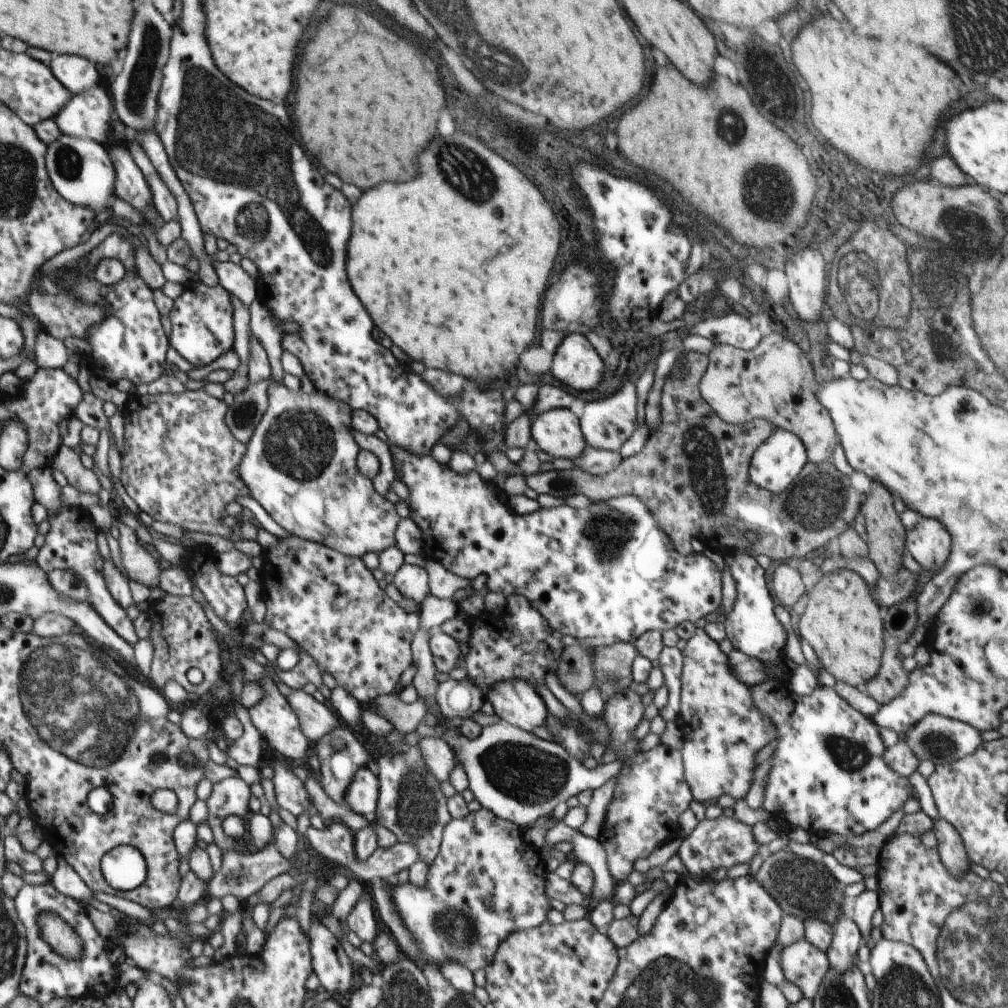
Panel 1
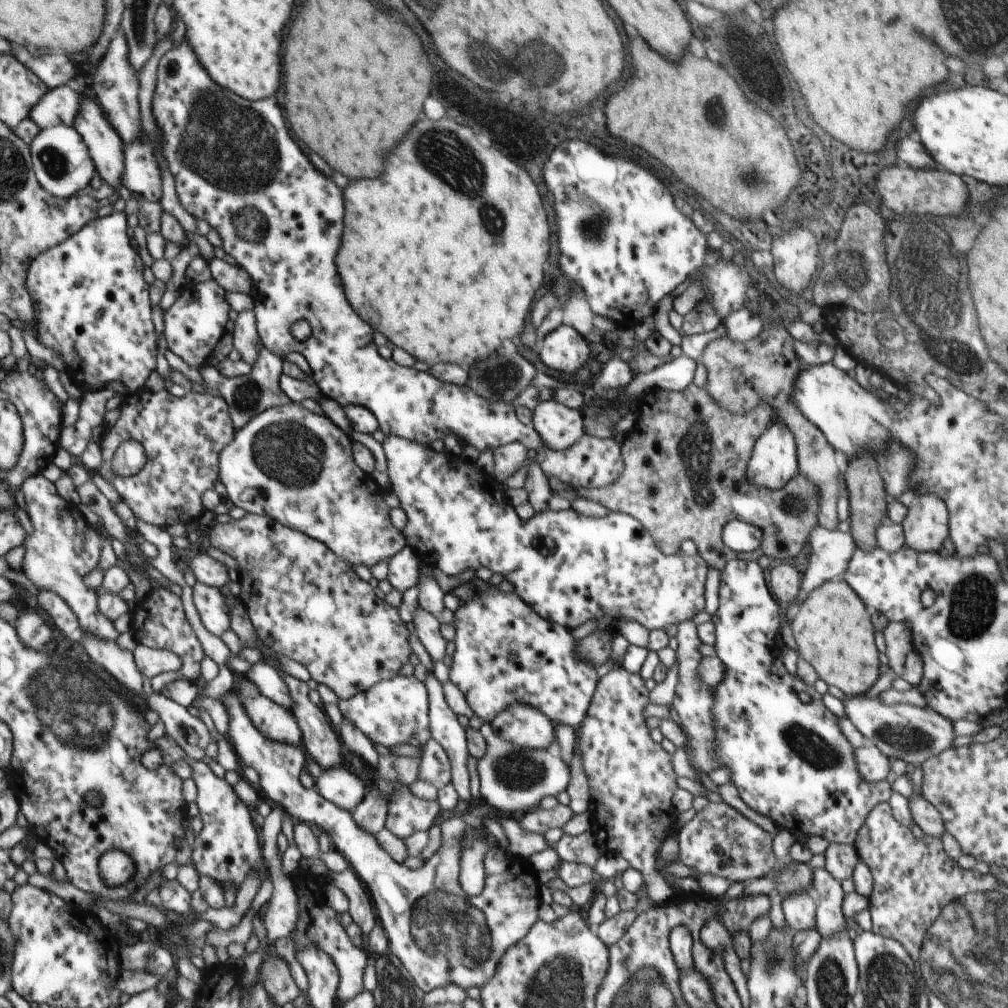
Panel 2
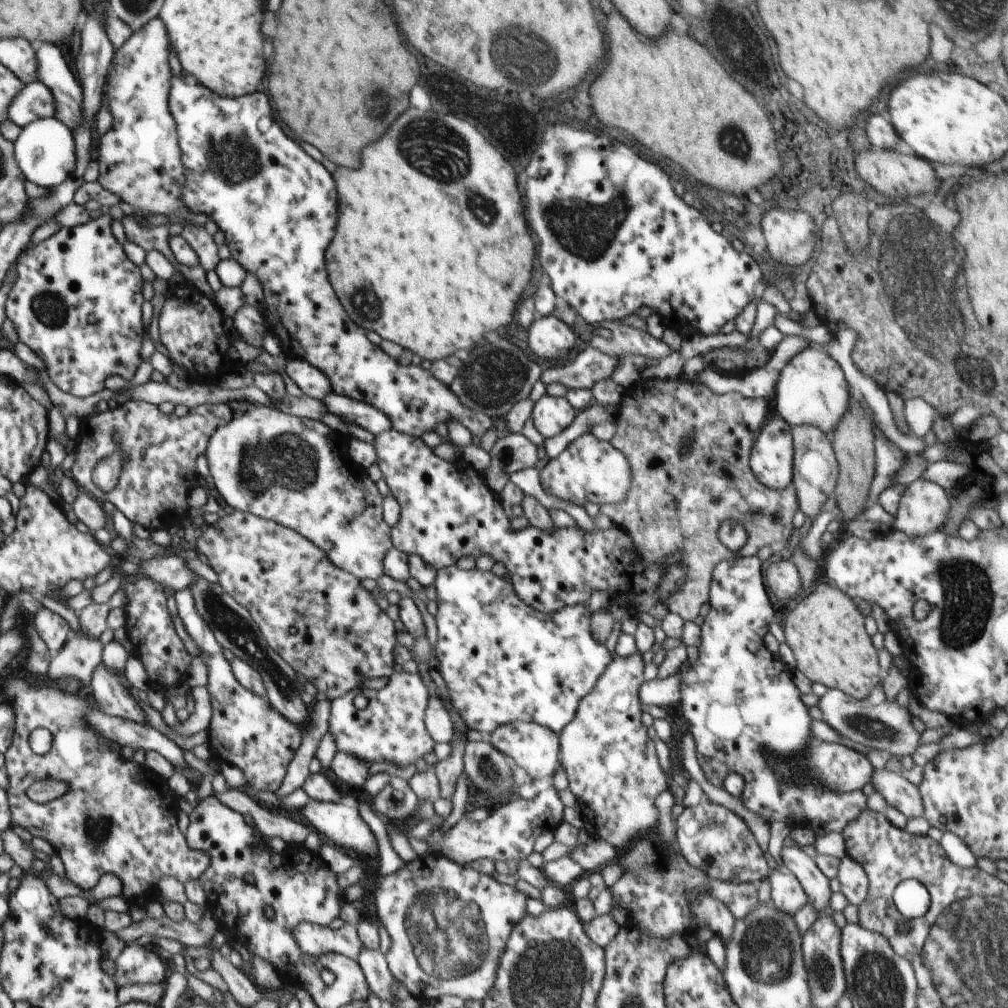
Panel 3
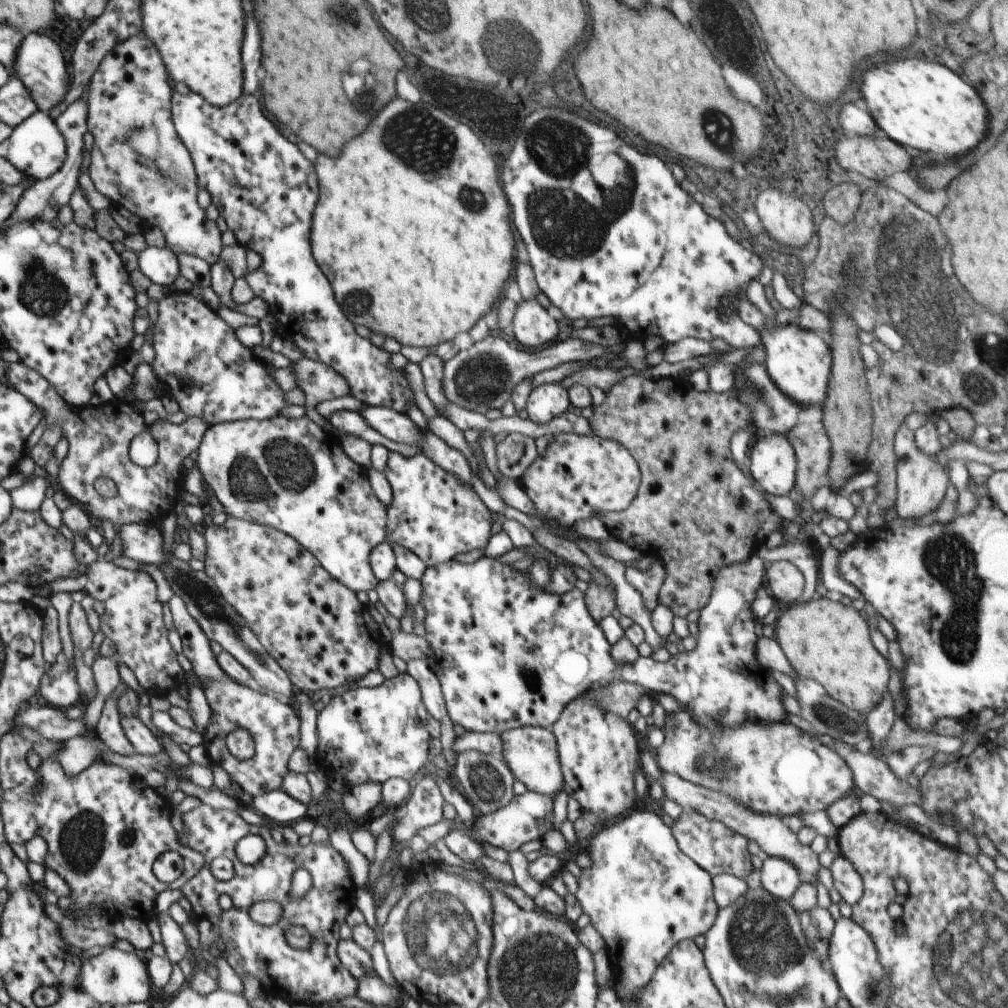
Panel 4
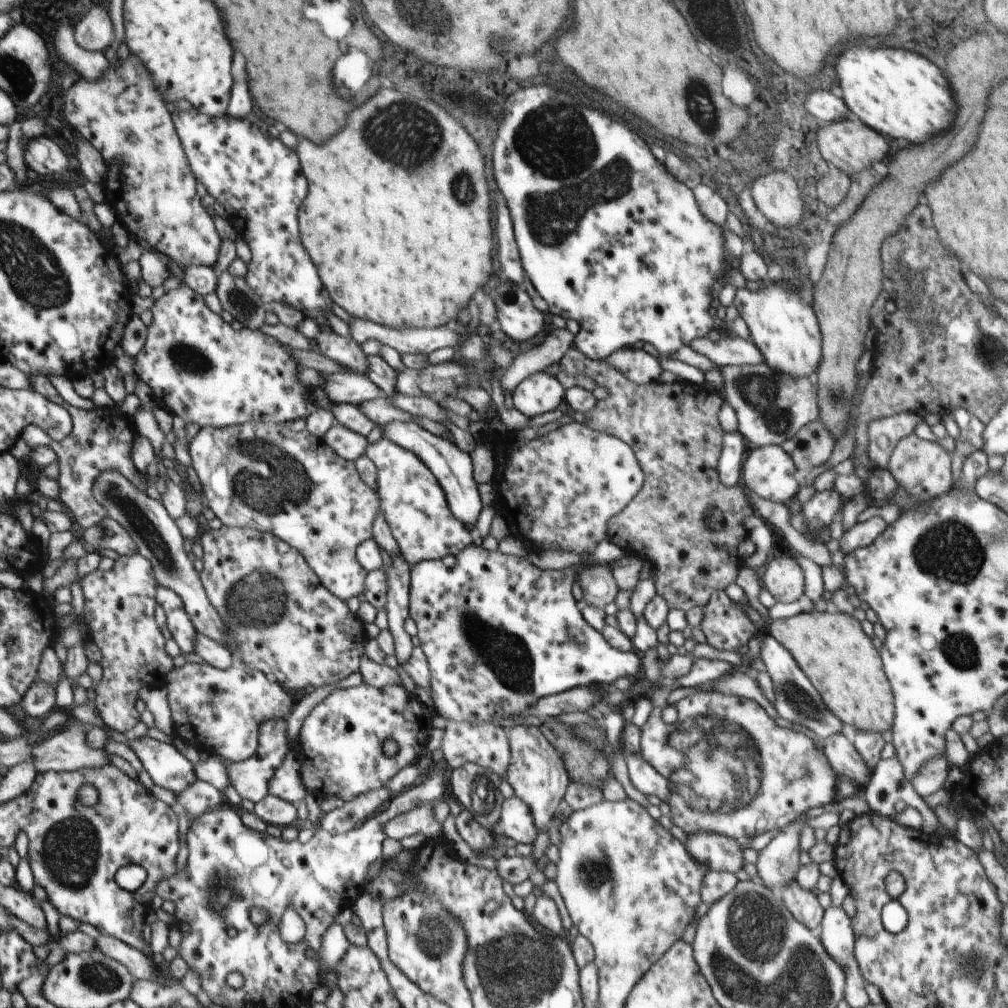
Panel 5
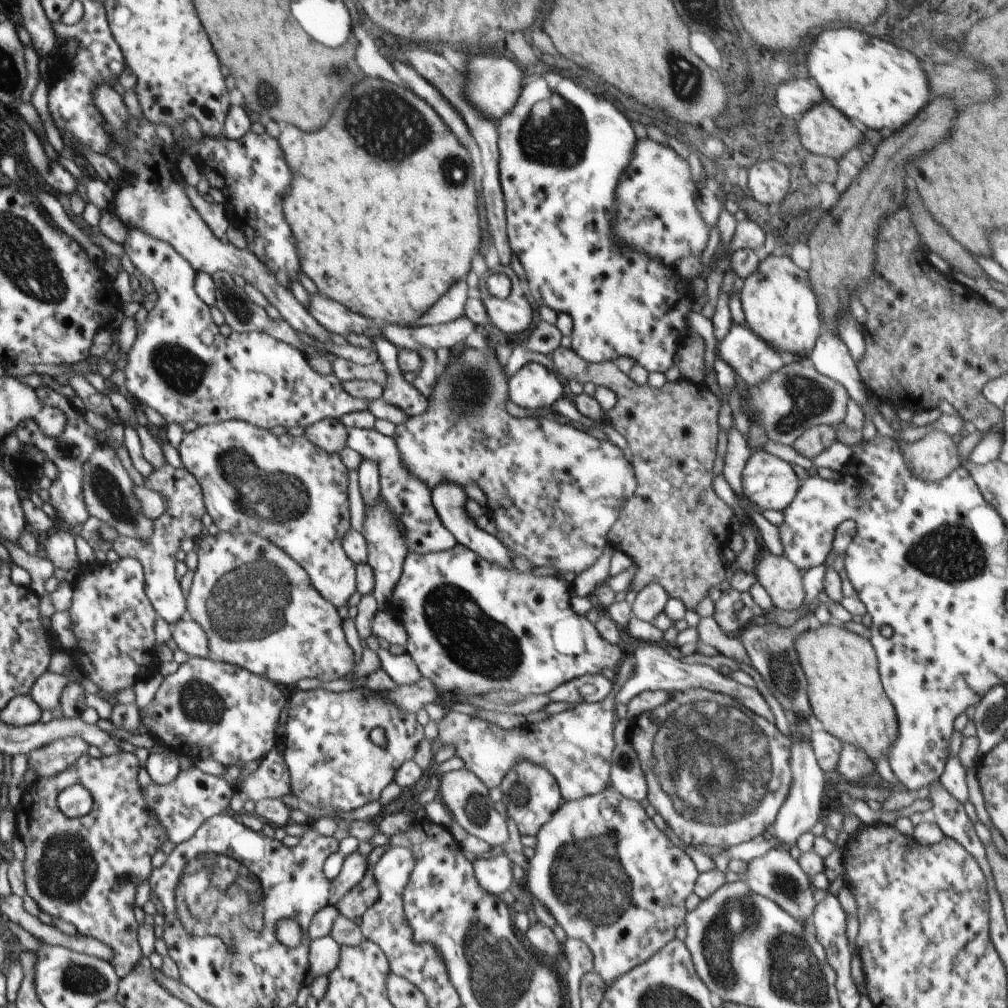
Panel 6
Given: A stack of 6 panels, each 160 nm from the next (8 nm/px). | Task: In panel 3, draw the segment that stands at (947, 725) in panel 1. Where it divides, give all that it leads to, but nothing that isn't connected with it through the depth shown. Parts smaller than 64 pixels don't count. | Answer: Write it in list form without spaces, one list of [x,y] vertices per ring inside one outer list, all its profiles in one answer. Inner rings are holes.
[[[829,689],[820,698],[817,706],[822,712],[821,721],[834,728],[842,738],[848,738],[878,751],[886,750],[890,755],[901,757],[914,754],[916,748],[920,746],[922,733],[914,728],[908,708],[898,706],[896,700],[880,702],[880,705],[876,706],[867,698],[856,700],[838,689]]]

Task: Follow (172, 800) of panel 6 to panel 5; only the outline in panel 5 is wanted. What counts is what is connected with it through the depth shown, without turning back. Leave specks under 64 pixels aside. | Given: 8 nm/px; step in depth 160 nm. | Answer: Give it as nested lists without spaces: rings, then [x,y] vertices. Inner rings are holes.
[[[198,780],[194,781],[186,790],[176,793],[178,805],[177,811],[186,809],[190,820],[200,817],[207,810],[222,806],[223,792],[213,785]]]

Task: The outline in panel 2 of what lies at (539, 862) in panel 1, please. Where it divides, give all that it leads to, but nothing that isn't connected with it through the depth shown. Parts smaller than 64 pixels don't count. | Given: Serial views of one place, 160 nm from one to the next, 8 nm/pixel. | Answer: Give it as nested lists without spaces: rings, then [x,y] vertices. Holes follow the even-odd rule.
[[[237,678],[238,683],[235,684],[235,688],[227,694],[224,694],[224,697],[222,698],[223,703],[226,705],[226,708],[228,709],[229,715],[230,715],[230,722],[229,722],[229,730],[227,732],[227,736],[230,740],[232,750],[234,750],[234,753],[236,754],[238,761],[240,762],[241,766],[244,767],[252,767],[255,768],[258,771],[258,774],[260,775],[260,780],[256,787],[262,788],[261,791],[270,798],[270,800],[274,800],[274,802],[277,802],[288,814],[288,816],[291,818],[298,818],[302,823],[308,822],[308,824],[316,824],[316,826],[320,826],[322,828],[322,831],[326,831],[332,842],[332,849],[337,850],[342,854],[345,858],[345,860],[348,862],[348,864],[353,868],[353,870],[357,873],[358,876],[360,876],[360,880],[364,881],[364,884],[366,884],[368,890],[370,891],[370,896],[372,898],[373,904],[376,906],[376,912],[378,912],[378,918],[380,918],[380,922],[382,923],[383,929],[385,930],[388,942],[389,942],[389,948],[388,952],[392,953],[395,957],[398,957],[400,961],[402,961],[402,964],[404,968],[406,968],[406,974],[409,974],[412,979],[414,979],[414,982],[416,985],[419,986],[420,989],[422,989],[425,993],[429,993],[431,990],[434,990],[436,987],[443,987],[446,986],[448,983],[454,983],[458,984],[464,988],[468,988],[470,986],[477,986],[481,988],[481,986],[489,980],[489,978],[493,977],[493,974],[496,972],[499,960],[502,958],[502,955],[515,943],[518,942],[521,938],[524,938],[526,934],[528,934],[528,931],[531,929],[531,926],[538,920],[538,907],[540,905],[538,892],[540,890],[541,882],[538,880],[537,871],[532,868],[532,866],[529,864],[529,862],[526,859],[521,859],[518,856],[512,856],[506,852],[506,850],[503,852],[501,847],[496,844],[492,845],[485,854],[485,857],[483,858],[483,865],[485,866],[485,889],[482,891],[482,894],[479,894],[477,897],[471,897],[462,890],[462,887],[459,883],[459,876],[461,873],[461,843],[463,842],[462,838],[465,833],[468,833],[469,831],[482,831],[485,830],[484,824],[484,818],[495,818],[496,815],[491,810],[486,810],[484,806],[478,806],[478,808],[472,808],[470,812],[464,812],[464,814],[459,813],[458,815],[455,814],[449,814],[444,815],[440,822],[439,827],[441,830],[441,846],[436,851],[436,853],[426,861],[424,866],[417,870],[408,869],[405,865],[396,863],[390,855],[384,851],[376,841],[376,838],[374,835],[371,835],[370,833],[367,833],[365,830],[362,830],[362,827],[359,827],[357,825],[357,822],[354,820],[353,814],[351,811],[347,811],[344,809],[341,809],[339,806],[336,806],[333,802],[330,802],[329,800],[326,800],[317,790],[316,788],[307,789],[301,782],[300,782],[300,775],[301,772],[306,770],[305,764],[307,763],[308,757],[304,754],[304,749],[300,747],[290,746],[286,743],[279,743],[273,740],[270,740],[269,738],[266,738],[262,733],[258,732],[258,730],[255,728],[255,726],[250,722],[249,718],[247,717],[246,711],[244,710],[244,707],[242,706],[242,703],[239,701],[238,695],[237,695],[237,688],[239,687],[239,682],[241,679]]]

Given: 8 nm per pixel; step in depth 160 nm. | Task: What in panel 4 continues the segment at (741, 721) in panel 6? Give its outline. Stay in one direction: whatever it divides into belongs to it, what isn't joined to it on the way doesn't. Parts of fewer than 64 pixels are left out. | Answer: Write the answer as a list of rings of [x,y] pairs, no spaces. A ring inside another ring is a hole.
[[[680,706],[679,712],[666,712],[664,744],[657,749],[656,757],[661,771],[677,775],[686,782],[696,783],[697,786],[728,794],[742,806],[750,808],[758,814],[772,814],[783,821],[798,814],[826,811],[854,786],[852,770],[842,758],[800,728],[788,722],[752,722],[746,720],[738,728],[722,728],[722,726],[702,726],[690,716],[690,710]]]

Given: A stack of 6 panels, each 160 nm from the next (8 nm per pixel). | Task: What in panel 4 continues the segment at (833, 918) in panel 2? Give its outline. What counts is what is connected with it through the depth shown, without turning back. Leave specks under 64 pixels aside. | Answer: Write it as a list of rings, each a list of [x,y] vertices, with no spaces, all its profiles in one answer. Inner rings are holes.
[[[662,771],[658,778],[664,790],[664,796],[667,800],[674,801],[682,807],[683,812],[698,812],[708,820],[714,822],[722,822],[732,832],[744,836],[749,841],[755,841],[761,850],[769,856],[780,856],[788,862],[792,862],[800,874],[801,882],[810,882],[816,884],[819,881],[818,870],[821,868],[818,854],[815,854],[810,846],[802,845],[792,830],[787,826],[786,822],[778,816],[772,814],[758,814],[752,812],[750,808],[742,806],[740,802],[736,802],[734,798],[730,798],[728,794],[722,794],[708,788],[697,786],[696,783],[686,782],[685,779],[678,778],[677,775],[669,774],[668,771]]]

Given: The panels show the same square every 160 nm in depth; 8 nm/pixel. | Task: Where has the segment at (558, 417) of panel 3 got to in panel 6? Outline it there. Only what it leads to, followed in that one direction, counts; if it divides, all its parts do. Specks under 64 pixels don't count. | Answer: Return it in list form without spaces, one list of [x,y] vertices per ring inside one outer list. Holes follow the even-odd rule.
[[[540,363],[526,364],[507,383],[508,399],[522,408],[532,410],[551,407],[564,392],[558,376]]]

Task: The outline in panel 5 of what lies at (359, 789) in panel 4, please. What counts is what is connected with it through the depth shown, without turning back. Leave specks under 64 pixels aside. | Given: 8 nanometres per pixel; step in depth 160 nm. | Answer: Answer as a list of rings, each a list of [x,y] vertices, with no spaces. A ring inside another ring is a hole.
[[[386,787],[368,791],[358,798],[346,801],[341,808],[327,813],[326,816],[320,818],[318,825],[333,835],[347,833],[354,829],[359,820],[366,820],[378,810],[381,804],[392,798],[391,792]]]

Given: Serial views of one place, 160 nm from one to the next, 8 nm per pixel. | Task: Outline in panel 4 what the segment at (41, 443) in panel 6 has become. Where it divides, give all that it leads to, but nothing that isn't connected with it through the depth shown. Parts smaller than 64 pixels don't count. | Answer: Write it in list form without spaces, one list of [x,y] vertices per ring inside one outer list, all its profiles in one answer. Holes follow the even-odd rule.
[[[20,361],[6,362],[6,380],[37,406],[42,406],[46,412],[46,429],[50,425],[62,428],[60,438],[66,438],[69,447],[68,455],[60,464],[57,482],[64,493],[85,508],[88,514],[91,513],[102,522],[110,521],[117,529],[131,523],[160,526],[163,517],[175,510],[184,492],[184,458],[198,450],[209,426],[204,420],[190,417],[182,424],[171,424],[167,420],[158,419],[151,426],[146,426],[140,412],[136,412],[126,400],[117,399],[98,406],[70,407],[46,378]],[[142,430],[148,430],[159,447],[156,465],[148,469],[140,468],[128,458],[130,440],[141,434]],[[102,477],[110,478],[116,484],[115,497],[102,497],[96,490],[96,482]]]

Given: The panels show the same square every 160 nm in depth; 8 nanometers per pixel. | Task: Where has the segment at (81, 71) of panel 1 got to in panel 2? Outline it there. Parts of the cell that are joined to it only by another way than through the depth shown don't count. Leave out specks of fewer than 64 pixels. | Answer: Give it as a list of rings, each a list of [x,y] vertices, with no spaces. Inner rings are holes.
[[[12,48],[10,54],[14,55],[22,64],[25,64],[51,89],[74,82],[76,67],[66,54],[57,53],[36,57],[32,56],[31,49],[17,54],[14,48]]]

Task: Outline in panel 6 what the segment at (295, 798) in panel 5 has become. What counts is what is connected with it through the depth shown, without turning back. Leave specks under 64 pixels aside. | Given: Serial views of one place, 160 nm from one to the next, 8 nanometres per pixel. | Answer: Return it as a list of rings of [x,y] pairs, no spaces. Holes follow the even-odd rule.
[[[282,746],[272,747],[262,758],[261,765],[249,774],[238,788],[246,800],[282,799],[292,794],[291,776],[283,758]]]

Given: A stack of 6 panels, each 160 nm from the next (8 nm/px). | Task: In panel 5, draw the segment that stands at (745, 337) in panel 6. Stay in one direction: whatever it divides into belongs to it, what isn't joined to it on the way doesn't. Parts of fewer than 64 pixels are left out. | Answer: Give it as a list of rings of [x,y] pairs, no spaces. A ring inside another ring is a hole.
[[[726,334],[718,342],[708,337],[690,341],[690,346],[701,355],[708,357],[719,367],[726,365],[755,365],[763,360],[762,353],[757,346],[743,338],[730,338]]]

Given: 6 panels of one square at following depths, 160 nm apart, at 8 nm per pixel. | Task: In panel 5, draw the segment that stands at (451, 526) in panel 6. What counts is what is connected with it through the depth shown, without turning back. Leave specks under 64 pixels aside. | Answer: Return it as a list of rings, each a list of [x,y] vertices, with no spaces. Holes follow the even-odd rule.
[[[392,421],[380,425],[382,434],[394,444],[413,452],[434,474],[435,479],[444,489],[448,506],[456,519],[468,525],[476,532],[476,521],[482,510],[482,500],[478,485],[472,475],[472,459],[467,452],[460,450],[454,442],[432,434],[416,422]]]

